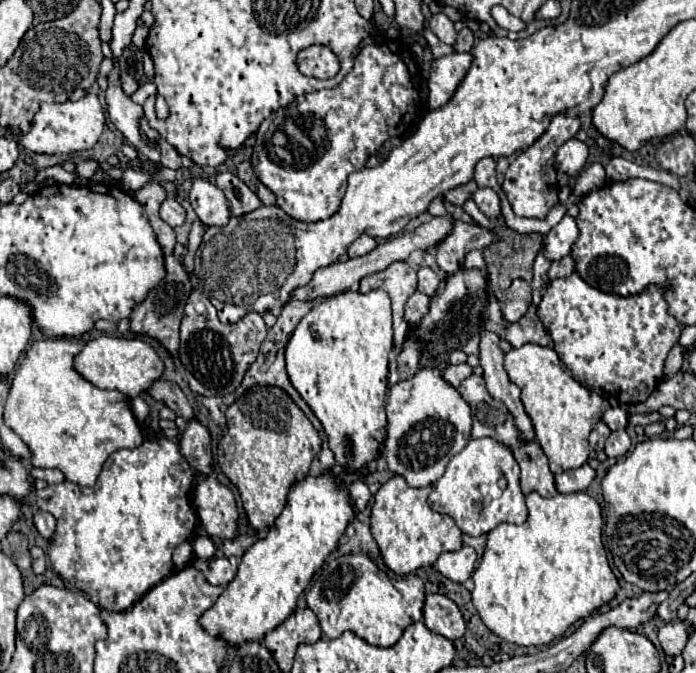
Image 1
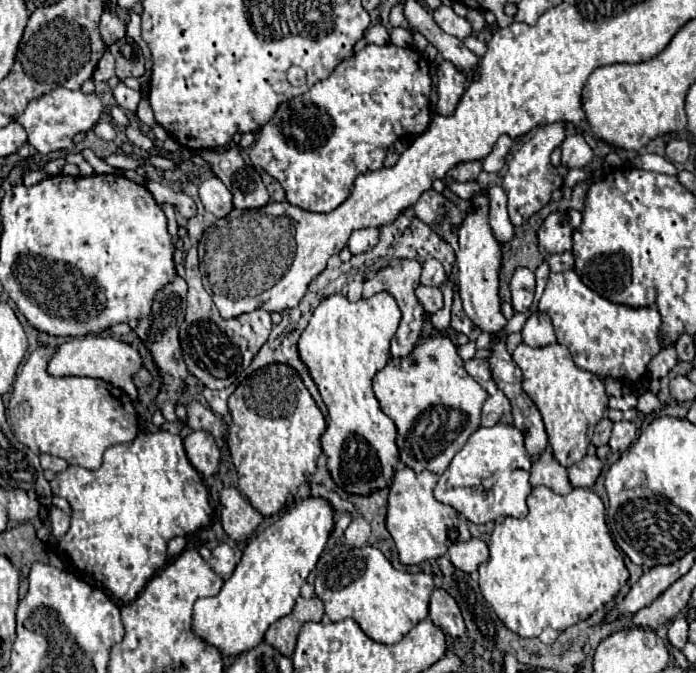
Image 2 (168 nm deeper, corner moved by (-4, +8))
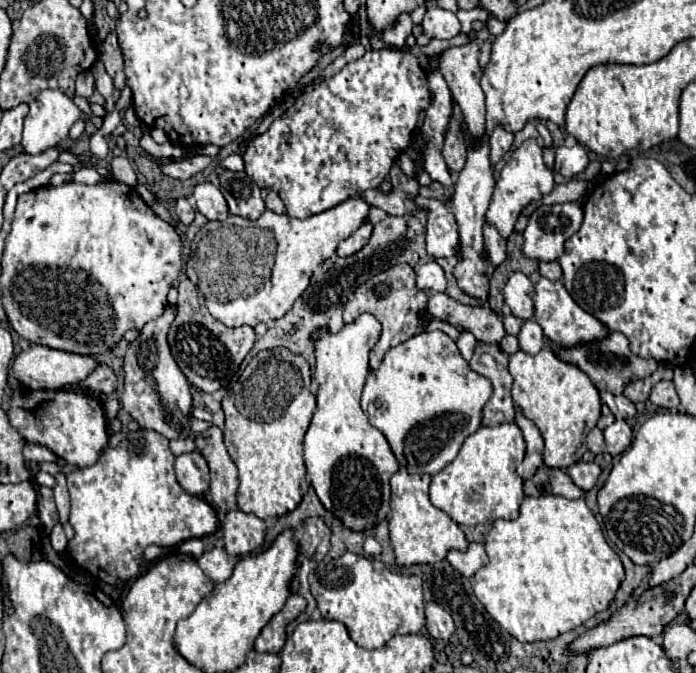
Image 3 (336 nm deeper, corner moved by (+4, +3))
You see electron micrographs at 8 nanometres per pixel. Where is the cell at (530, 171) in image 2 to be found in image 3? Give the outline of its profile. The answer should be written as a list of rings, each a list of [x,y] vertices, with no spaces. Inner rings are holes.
[[[526,139],[510,157],[510,161],[504,165],[500,179],[496,181],[494,195],[490,201],[490,209],[486,213],[486,221],[490,221],[502,237],[508,237],[514,231],[514,225],[522,213],[522,209],[532,203],[542,199],[546,193],[550,193],[554,187],[554,177],[552,171],[544,165],[542,159],[542,147],[538,145],[536,139]]]

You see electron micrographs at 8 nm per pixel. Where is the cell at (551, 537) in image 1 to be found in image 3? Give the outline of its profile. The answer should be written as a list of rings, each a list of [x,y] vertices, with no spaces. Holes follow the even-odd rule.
[[[524,497],[518,519],[496,519],[492,523],[486,535],[486,553],[490,561],[474,575],[474,595],[492,619],[522,643],[556,639],[558,635],[580,627],[584,621],[610,607],[620,583],[624,581],[622,561],[606,543],[594,513],[582,497]]]

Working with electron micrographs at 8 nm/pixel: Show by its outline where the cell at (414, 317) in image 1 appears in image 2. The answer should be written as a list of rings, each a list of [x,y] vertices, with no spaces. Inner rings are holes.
[[[418,286],[416,296],[420,300],[420,304],[424,306],[424,310],[428,314],[434,314],[438,310],[442,310],[444,300],[442,300],[442,290],[440,288],[430,288],[430,286]]]

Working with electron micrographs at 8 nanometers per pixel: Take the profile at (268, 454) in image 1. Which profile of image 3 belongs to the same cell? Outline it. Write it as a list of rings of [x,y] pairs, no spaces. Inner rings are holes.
[[[284,347],[260,351],[246,365],[238,383],[222,399],[222,409],[225,414],[224,445],[238,467],[238,509],[254,513],[260,519],[290,513],[308,489],[302,441],[316,411],[316,399],[310,393],[310,369],[306,367],[306,361],[298,355],[290,355]]]

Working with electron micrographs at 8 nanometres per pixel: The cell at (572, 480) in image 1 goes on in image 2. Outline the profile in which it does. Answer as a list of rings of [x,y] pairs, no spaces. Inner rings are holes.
[[[584,456],[580,462],[576,462],[574,466],[568,468],[568,476],[570,476],[570,482],[572,486],[576,488],[590,488],[598,474],[602,472],[602,460],[598,460],[596,456]]]

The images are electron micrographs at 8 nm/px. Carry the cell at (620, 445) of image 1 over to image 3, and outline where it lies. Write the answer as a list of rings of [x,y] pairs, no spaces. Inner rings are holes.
[[[618,419],[610,427],[604,429],[604,439],[606,439],[606,451],[614,457],[624,453],[630,443],[632,443],[632,429],[628,427],[626,421]]]

